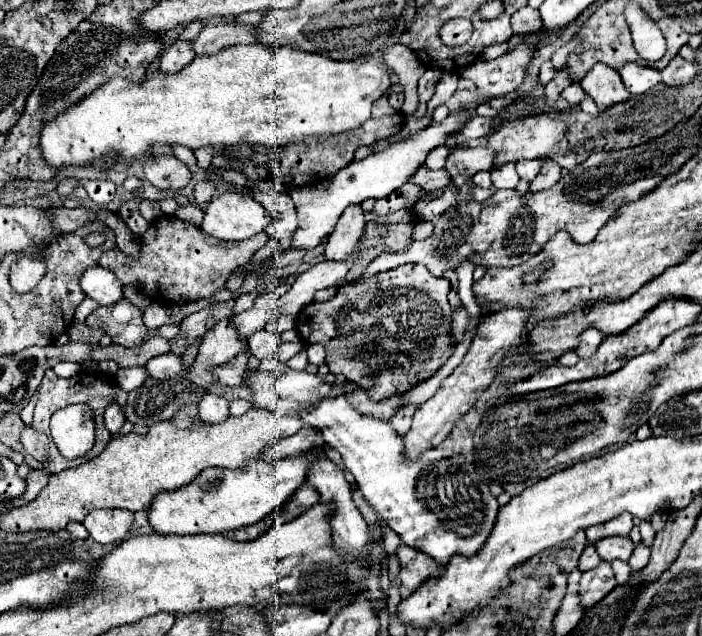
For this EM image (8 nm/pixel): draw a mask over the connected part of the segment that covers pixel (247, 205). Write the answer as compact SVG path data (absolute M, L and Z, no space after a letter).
M231 190L209 202L201 230L217 240L247 240L247 238L263 232L265 226L269 224L269 220L271 218L267 216L267 210L251 194Z

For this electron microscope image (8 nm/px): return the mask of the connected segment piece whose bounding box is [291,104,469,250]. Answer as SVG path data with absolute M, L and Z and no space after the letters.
M469 104L461 106L459 108L461 112L447 116L441 124L433 122L425 130L409 136L403 142L391 144L387 150L383 150L379 154L369 154L367 158L363 158L359 162L351 162L347 168L343 168L335 174L335 178L329 186L325 186L323 182L317 182L317 184L307 184L307 186L291 190L291 198L293 198L293 202L297 206L297 214L299 214L299 228L291 238L291 246L303 248L303 250L313 250L317 244L323 242L323 238L327 234L333 232L333 226L337 224L341 212L349 204L361 204L367 198L383 198L383 196L391 194L393 190L401 188L407 182L407 178L411 174L415 174L415 170L425 162L425 156L429 150L441 146L445 142L447 134L461 130L461 126L469 120L469 114L463 116L463 110L467 110L467 108L469 108Z

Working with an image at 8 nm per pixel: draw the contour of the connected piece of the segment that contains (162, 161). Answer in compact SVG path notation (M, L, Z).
M147 156L143 170L145 170L145 178L155 188L161 188L161 190L179 192L193 178L189 168L175 156Z

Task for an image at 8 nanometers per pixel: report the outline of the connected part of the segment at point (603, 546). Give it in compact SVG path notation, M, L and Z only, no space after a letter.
M611 536L611 538L605 538L605 540L599 540L595 544L599 556L603 556L603 560L613 560L613 558L619 558L619 560L629 560L631 552L633 552L633 542L629 536L625 538L619 538L619 536Z

